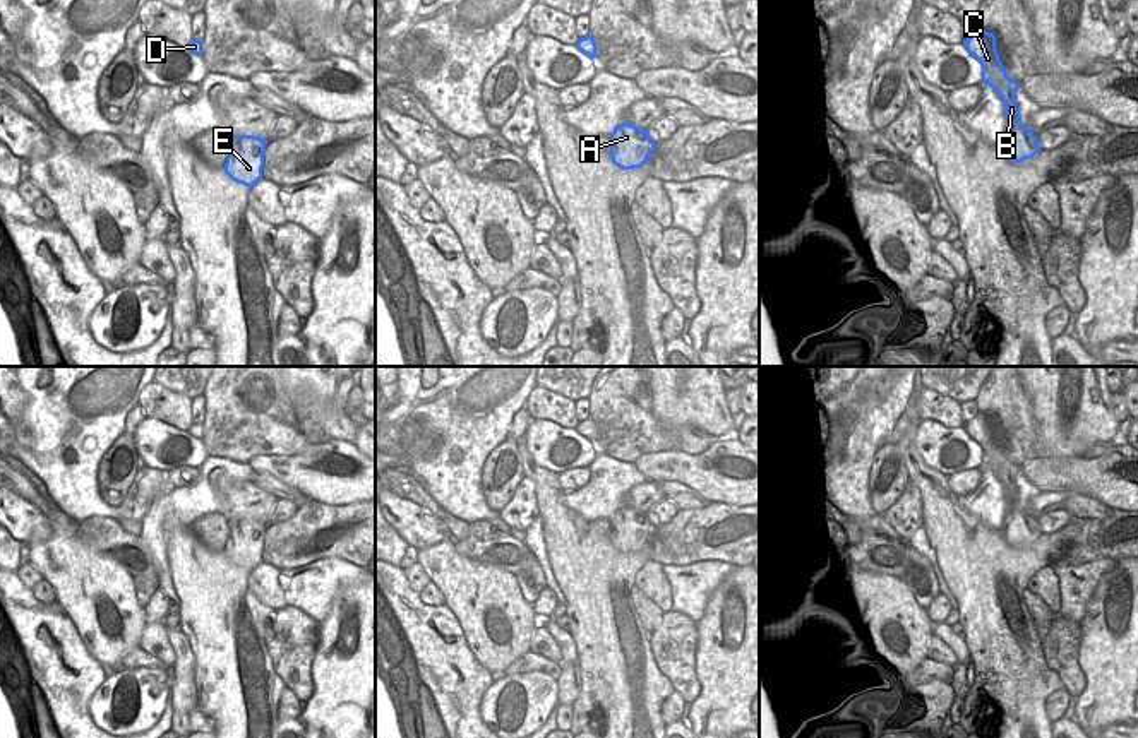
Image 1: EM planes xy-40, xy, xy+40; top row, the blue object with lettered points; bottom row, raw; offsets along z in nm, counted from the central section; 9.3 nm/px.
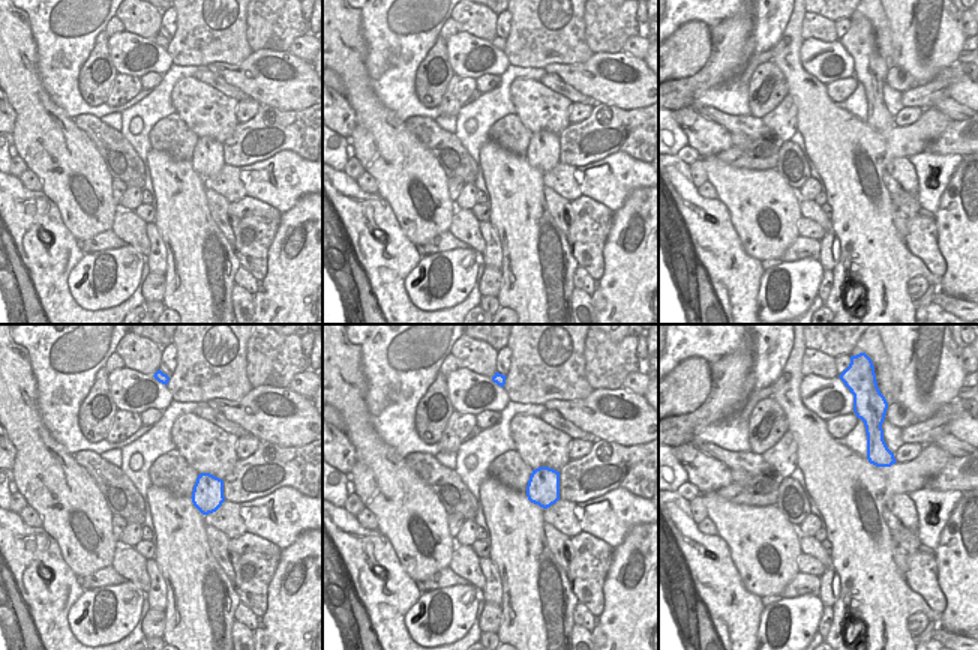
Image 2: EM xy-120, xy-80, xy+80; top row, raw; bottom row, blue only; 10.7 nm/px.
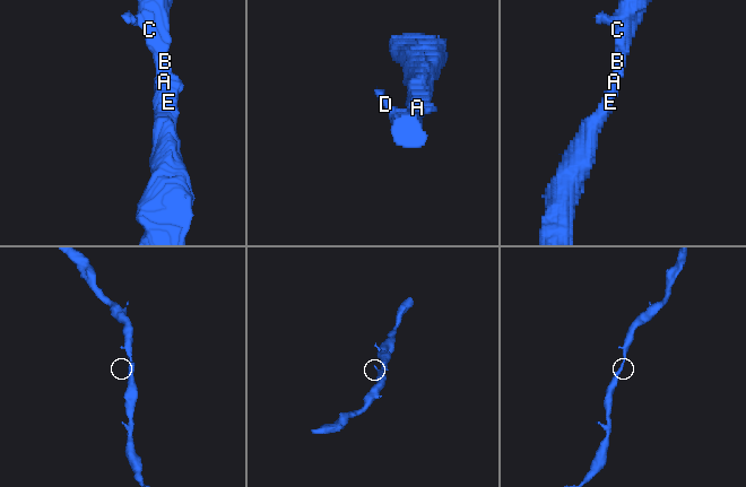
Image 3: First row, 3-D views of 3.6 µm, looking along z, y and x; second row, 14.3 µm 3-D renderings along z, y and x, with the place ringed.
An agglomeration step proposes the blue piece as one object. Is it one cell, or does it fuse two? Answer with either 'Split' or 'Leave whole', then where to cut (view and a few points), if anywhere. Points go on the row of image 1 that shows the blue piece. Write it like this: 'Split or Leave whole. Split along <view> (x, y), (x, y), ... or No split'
Leave whole. No split

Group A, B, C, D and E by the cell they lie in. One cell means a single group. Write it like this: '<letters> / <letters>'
A B C D E

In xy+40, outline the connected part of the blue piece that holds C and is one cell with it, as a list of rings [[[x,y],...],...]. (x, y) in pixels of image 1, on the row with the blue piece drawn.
[[[977,29],[970,38],[963,39],[967,51],[982,65],[982,82],[991,86],[1004,104],[1008,130],[1003,135],[999,149],[1009,163],[1021,163],[1033,158],[1040,144],[1033,132],[1021,125],[1021,116],[1015,103],[1018,82],[1006,75],[996,50],[994,33]]]

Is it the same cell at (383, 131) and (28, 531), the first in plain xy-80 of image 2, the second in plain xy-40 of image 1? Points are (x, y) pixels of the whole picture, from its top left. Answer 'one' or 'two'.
two

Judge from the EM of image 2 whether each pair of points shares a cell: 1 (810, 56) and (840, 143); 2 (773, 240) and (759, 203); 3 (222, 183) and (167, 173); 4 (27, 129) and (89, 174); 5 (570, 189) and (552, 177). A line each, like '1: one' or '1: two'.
1: two
2: one
3: two
4: one
5: one

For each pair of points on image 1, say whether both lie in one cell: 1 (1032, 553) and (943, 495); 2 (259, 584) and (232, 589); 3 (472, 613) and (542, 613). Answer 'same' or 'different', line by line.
1: same
2: different
3: different

